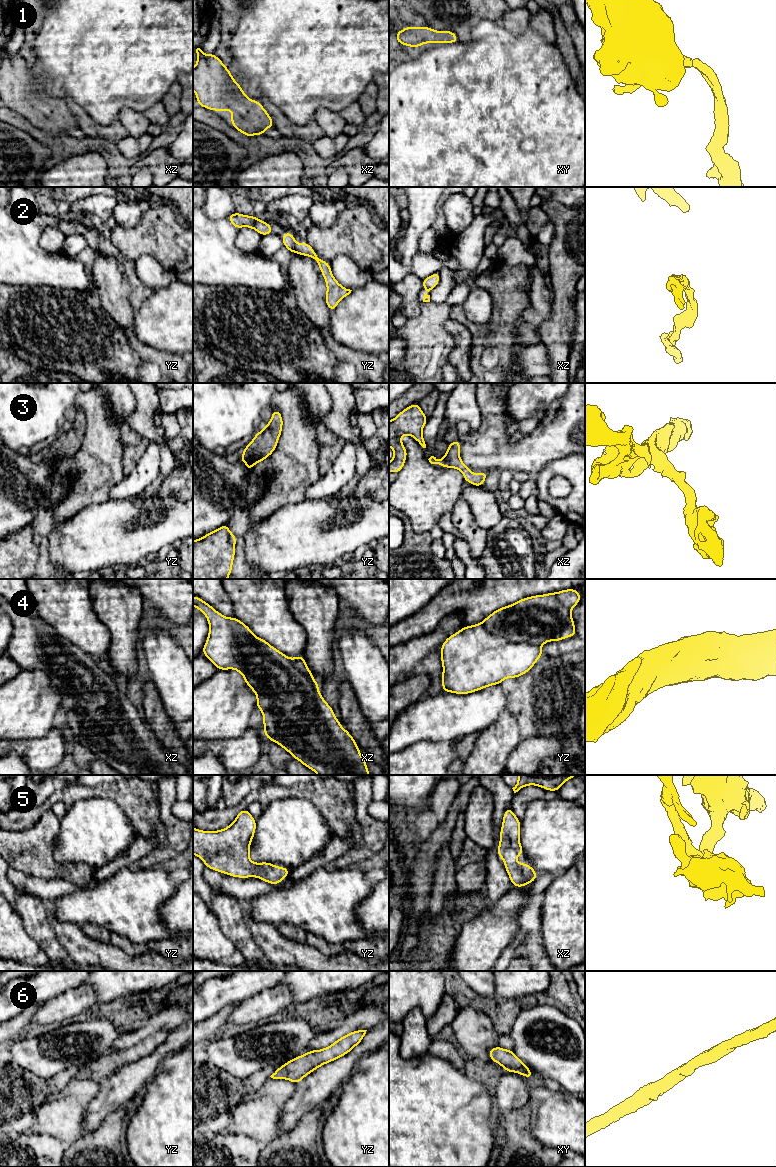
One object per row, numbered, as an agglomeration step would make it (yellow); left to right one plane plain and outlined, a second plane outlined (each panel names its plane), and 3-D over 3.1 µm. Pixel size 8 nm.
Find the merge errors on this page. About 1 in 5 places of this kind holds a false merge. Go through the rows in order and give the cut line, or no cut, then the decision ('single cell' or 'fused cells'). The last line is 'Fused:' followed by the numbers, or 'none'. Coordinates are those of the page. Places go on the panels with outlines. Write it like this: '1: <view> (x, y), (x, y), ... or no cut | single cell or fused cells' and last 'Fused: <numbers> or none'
1: no cut | single cell
2: no cut | single cell
3: no cut | single cell
4: no cut | single cell
5: no cut | single cell
6: no cut | single cell
Fused: none

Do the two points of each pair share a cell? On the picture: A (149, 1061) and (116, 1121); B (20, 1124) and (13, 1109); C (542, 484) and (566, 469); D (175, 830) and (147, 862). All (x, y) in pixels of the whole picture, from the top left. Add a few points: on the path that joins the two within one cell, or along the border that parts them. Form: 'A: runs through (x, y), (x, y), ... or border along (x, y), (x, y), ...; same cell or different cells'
A: runs through (134, 1076), (112, 1098), (111, 1106); same cell
B: runs through (20, 1120), (17, 1113); same cell
C: runs through (546, 477), (554, 469), (559, 469); same cell
D: runs through (175, 840), (162, 854), (157, 856); same cell

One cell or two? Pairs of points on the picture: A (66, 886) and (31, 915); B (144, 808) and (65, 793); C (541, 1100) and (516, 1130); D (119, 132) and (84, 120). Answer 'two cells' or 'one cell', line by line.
A: two cells
B: one cell
C: two cells
D: one cell

